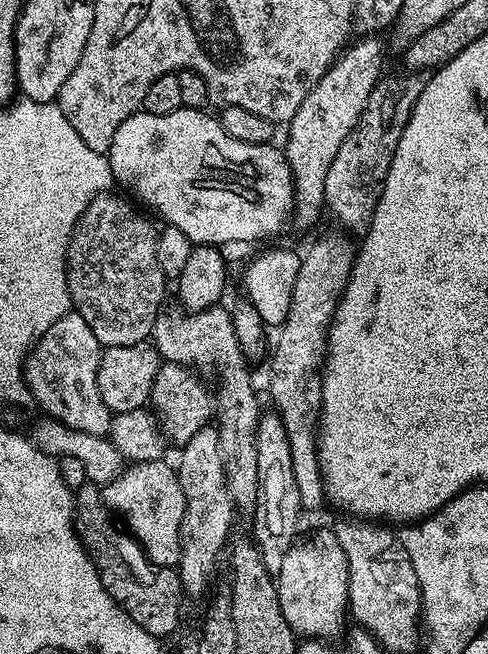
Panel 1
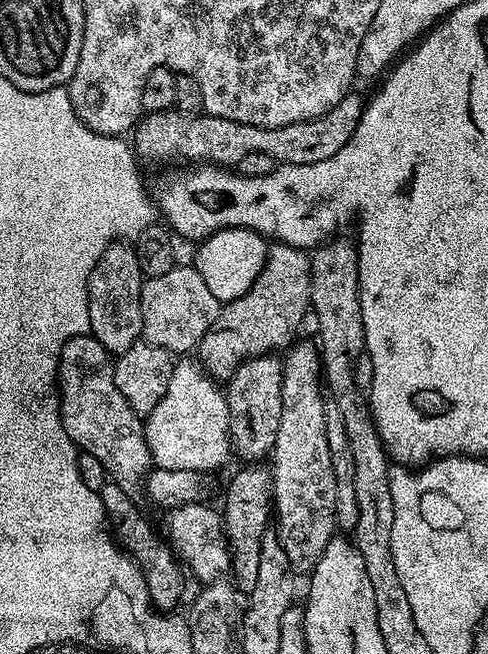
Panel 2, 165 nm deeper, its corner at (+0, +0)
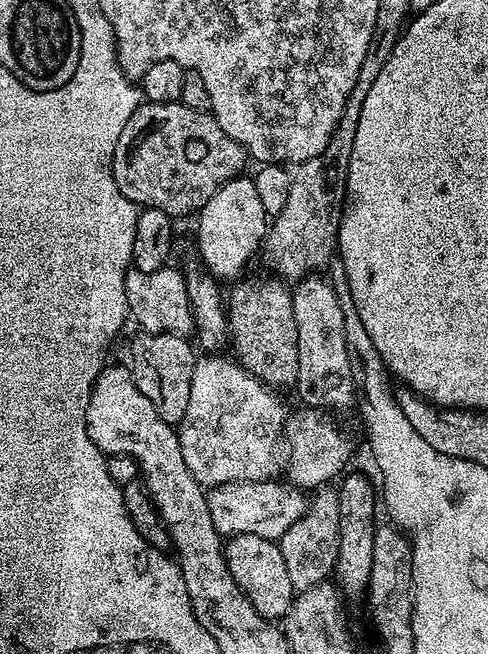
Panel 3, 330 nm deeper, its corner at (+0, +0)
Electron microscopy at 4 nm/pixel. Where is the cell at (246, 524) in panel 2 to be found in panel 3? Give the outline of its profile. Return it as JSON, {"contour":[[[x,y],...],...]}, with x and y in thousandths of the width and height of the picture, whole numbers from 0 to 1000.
{"contour":[[[623,621],[617,625],[602,631],[596,628],[582,644],[582,665],[578,670],[584,680],[594,682],[586,713],[590,729],[586,731],[600,745],[635,752],[678,739],[680,731],[691,732],[715,714],[711,709],[713,702],[721,697],[721,673],[684,644],[676,642],[680,639],[662,625],[637,621]]]}

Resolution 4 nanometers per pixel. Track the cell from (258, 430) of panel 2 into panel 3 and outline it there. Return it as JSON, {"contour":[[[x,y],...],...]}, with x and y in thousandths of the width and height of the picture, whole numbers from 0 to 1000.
{"contour":[[[539,419],[541,422],[516,422],[506,425],[492,425],[473,436],[475,448],[465,448],[463,453],[463,482],[467,485],[467,511],[471,515],[471,532],[480,540],[482,549],[488,552],[492,561],[502,563],[508,570],[520,578],[529,578],[537,586],[547,587],[559,596],[576,596],[574,593],[596,595],[605,589],[611,578],[611,498],[602,498],[602,468],[598,466],[598,450],[592,436],[584,430],[568,425],[557,419]]]}

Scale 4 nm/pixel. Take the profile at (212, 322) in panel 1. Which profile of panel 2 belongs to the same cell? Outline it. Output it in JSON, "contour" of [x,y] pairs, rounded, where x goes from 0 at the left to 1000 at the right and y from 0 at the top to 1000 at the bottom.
{"contour":[[[357,407],[340,413],[340,419],[301,424],[289,437],[293,518],[305,526],[346,535],[400,534],[422,505],[430,505],[434,494],[455,482],[453,460],[430,450],[402,408],[369,408]]]}

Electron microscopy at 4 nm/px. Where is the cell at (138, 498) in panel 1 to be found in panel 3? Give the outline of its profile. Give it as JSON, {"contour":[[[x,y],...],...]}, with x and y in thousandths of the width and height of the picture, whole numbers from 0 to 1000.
{"contour":[[[520,817],[471,820],[459,832],[459,852],[471,872],[471,884],[488,890],[512,927],[520,927],[520,933],[529,933],[529,939],[545,948],[580,950],[598,925],[602,901],[594,890],[594,876],[586,873],[586,858],[578,853],[572,830],[564,826],[527,823]]]}

